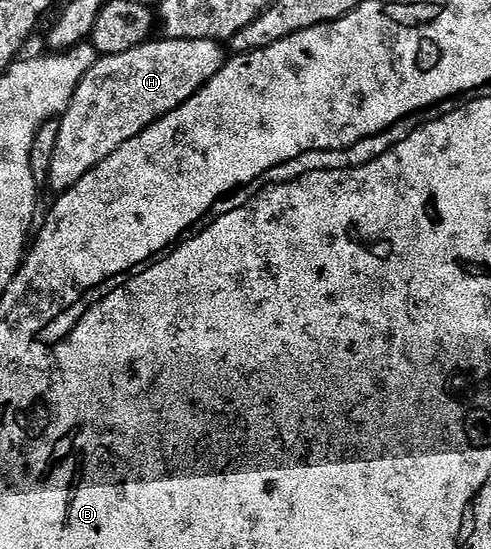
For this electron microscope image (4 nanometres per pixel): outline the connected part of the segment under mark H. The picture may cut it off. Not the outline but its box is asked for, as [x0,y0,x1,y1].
[49,36,224,192]

